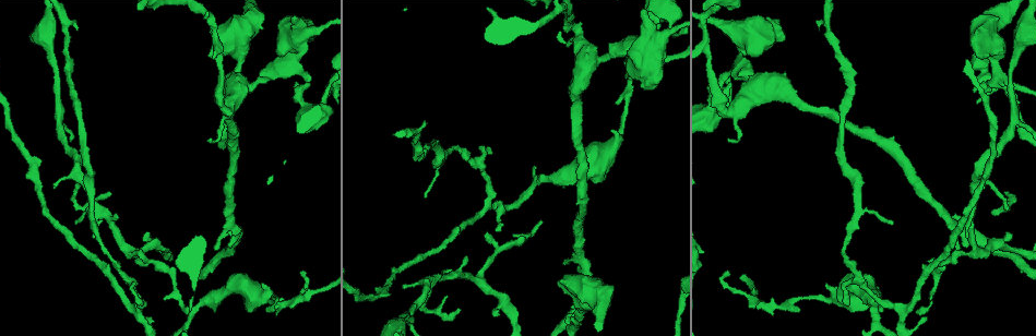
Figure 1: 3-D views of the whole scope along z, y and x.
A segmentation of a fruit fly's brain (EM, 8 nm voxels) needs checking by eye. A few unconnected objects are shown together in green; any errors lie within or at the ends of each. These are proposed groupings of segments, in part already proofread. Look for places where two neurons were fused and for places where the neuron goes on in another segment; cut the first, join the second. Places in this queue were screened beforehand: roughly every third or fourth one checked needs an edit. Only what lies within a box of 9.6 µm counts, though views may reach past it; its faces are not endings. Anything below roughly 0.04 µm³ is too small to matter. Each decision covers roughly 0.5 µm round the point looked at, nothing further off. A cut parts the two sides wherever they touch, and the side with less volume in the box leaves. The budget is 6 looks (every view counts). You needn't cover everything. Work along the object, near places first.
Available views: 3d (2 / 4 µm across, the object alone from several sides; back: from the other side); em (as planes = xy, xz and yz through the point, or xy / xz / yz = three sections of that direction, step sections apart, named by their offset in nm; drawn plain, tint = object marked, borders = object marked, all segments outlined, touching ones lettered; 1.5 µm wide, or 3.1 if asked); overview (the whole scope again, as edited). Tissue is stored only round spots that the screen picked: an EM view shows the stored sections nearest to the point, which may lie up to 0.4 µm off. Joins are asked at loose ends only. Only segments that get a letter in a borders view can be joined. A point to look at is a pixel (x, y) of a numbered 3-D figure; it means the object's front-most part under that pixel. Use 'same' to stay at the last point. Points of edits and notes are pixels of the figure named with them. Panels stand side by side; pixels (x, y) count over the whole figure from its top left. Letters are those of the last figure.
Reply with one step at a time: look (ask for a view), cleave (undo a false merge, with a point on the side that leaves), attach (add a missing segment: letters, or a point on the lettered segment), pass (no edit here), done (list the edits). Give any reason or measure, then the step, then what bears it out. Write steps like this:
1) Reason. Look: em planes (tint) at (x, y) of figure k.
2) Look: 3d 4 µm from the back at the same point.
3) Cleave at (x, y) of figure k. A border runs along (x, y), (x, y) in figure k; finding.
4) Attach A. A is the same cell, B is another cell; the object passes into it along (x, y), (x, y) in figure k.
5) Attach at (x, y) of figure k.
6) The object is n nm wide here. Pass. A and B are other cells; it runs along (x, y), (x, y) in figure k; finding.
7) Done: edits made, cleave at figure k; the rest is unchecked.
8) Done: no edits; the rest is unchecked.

Thin end. Look: em planes (borders) at (466, 257) of figure 1.

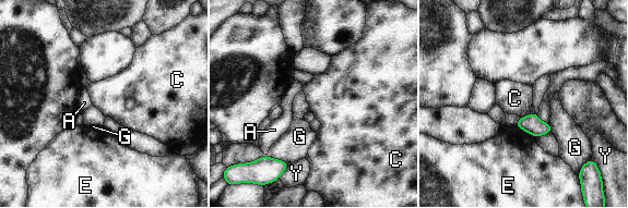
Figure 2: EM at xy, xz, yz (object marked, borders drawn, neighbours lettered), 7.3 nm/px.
The object is 140 nm wide here. Pass. A, C, E, G and Y are other cells; a border runs along (534, 112), (521, 118) in figure 2; none of them fits.

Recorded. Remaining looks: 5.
A fork. Look: em planes (borders) at (489, 206) of figure 1.

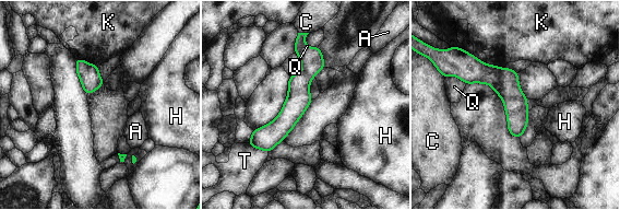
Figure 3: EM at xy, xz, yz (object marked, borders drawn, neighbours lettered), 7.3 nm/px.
The longest contact is with K, 340 nm. Cleave at (457, 62) of figure 3. A, C, H, K, Q and T are other cells; a second neuron is stuck on.

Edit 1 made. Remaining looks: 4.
Look: 3d 4 µm at (978, 57) of figure 1.

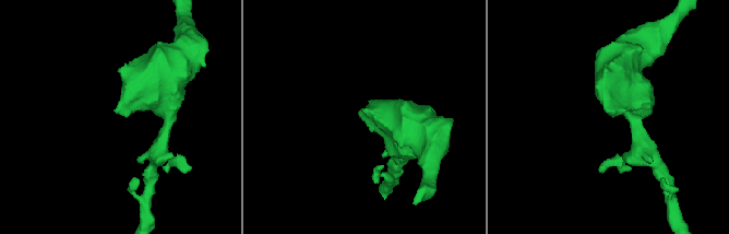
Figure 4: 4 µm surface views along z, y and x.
Look: em yz step 4 (borders) at (611, 111) of figure 4.

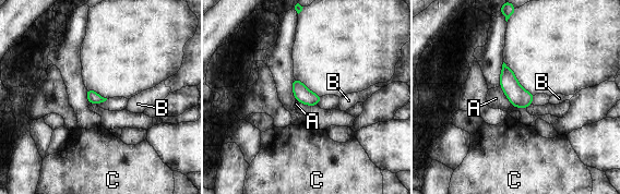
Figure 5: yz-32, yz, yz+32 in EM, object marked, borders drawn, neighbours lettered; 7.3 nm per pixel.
Pass. A, B and C are other cells; no lettered segment goes on from it.

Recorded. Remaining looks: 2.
Done: edits made, cleave at figure 3; the rest is unchecked.

